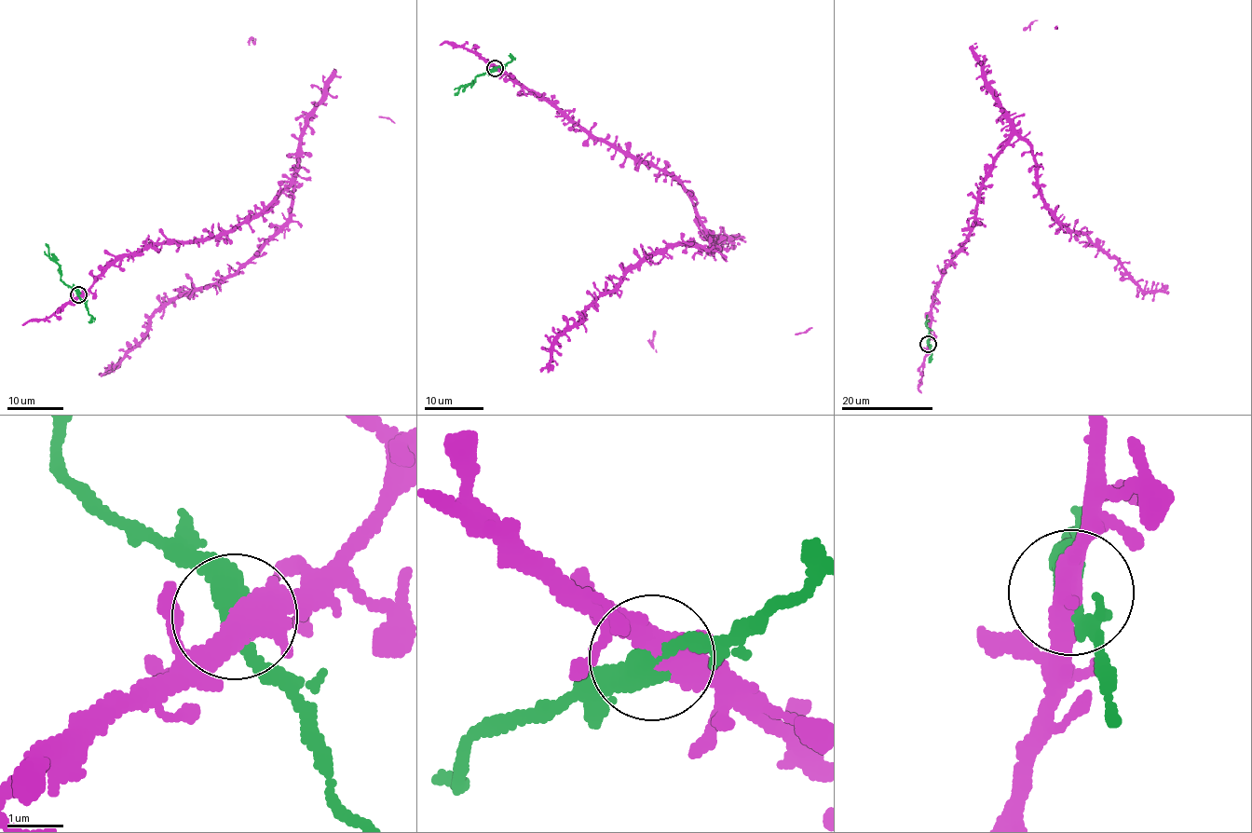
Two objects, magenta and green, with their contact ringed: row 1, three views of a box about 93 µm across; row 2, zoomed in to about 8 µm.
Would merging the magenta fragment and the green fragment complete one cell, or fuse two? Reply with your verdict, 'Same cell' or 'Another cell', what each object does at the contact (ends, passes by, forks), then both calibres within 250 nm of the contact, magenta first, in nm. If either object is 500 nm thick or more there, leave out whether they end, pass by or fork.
Another cell. At the ring magenta passes by. At the ring green passes by. Thickness 480 nm (magenta) against 360 nm

